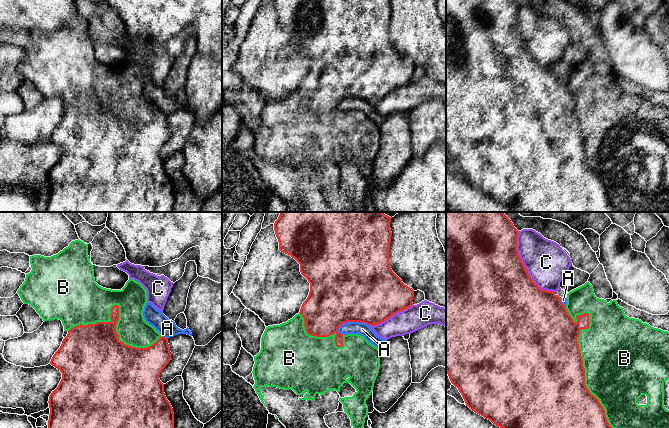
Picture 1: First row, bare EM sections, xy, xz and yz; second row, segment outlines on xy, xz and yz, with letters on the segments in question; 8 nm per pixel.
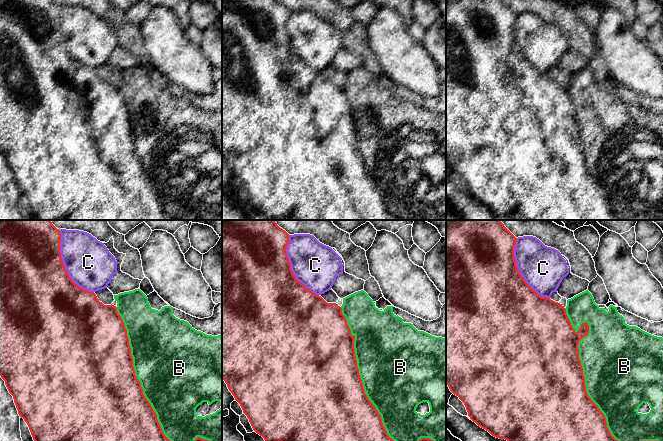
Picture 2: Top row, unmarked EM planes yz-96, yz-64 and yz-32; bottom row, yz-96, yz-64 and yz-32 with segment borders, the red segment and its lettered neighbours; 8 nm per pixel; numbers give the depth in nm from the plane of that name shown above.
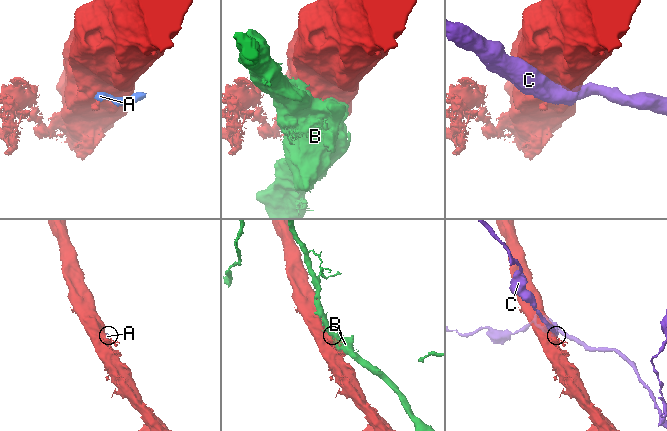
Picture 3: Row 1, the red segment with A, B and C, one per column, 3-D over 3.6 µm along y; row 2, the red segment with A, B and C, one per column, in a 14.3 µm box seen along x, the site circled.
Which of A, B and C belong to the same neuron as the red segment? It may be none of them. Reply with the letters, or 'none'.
none

